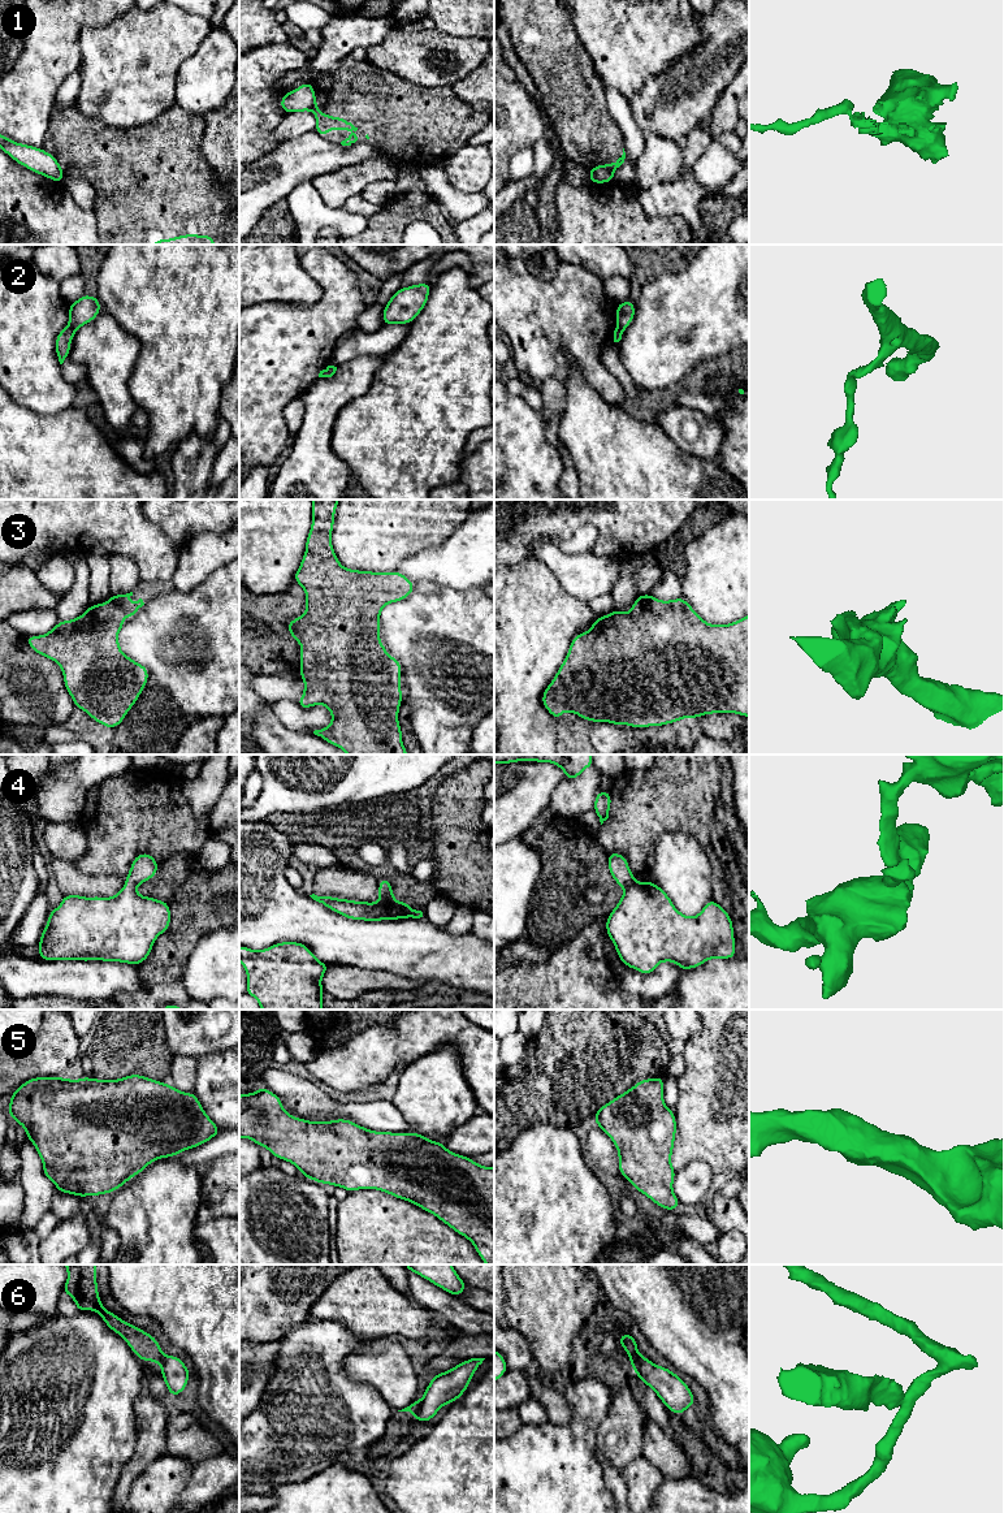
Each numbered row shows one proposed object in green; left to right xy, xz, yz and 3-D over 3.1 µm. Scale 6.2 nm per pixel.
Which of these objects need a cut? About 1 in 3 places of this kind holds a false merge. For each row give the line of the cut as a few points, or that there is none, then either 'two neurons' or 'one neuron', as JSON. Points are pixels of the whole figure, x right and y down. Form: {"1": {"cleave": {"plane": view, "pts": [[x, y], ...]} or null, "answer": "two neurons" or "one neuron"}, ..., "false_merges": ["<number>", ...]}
{"1": {"cleave": {"plane": "xz", "pts": [[315, 102], [311, 109]]}, "answer": "two neurons"}, "2": {"cleave": {"plane": "xy", "pts": [[68, 325], [76, 329]]}, "answer": "two neurons"}, "3": {"cleave": null, "answer": "one neuron"}, "4": {"cleave": null, "answer": "one neuron"}, "5": {"cleave": null, "answer": "one neuron"}, "6": {"cleave": {"plane": "xz", "pts": [[420, 1401], [420, 1409], [415, 1417]]}, "answer": "two neurons"}, "false_merges": ["1", "2", "6"]}

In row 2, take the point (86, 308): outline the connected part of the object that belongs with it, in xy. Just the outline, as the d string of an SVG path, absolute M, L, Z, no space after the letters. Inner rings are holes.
M83 294L78 301L69 304L69 327L79 329L85 324L95 320L101 310L101 304L98 297L90 297Z

